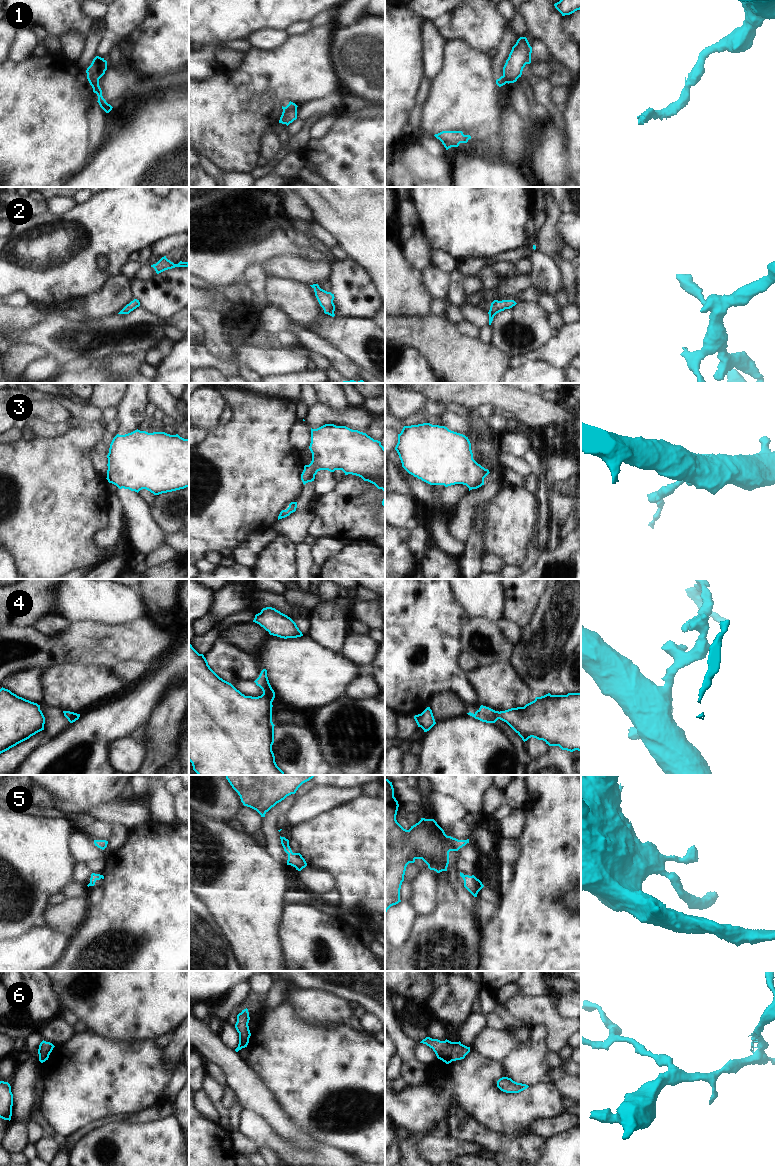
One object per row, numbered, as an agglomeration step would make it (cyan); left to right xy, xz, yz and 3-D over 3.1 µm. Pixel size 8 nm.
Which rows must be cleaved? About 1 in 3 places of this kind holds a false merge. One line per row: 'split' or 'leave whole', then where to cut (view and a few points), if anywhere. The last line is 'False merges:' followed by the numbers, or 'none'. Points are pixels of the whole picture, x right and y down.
1: split; cut xz (296, 108), (283, 110)
2: leave whole; cut none
3: leave whole; cut none
4: leave whole; cut none
5: leave whole; cut none
6: leave whole; cut none
False merges: 1

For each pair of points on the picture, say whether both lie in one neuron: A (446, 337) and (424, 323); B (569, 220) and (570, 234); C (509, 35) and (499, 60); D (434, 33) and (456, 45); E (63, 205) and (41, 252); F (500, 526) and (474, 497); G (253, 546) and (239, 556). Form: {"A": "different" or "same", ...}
{"A": "same", "B": "same", "C": "same", "D": "different", "E": "different", "F": "different", "G": "same"}

